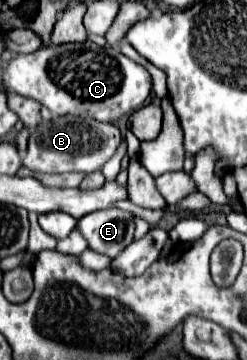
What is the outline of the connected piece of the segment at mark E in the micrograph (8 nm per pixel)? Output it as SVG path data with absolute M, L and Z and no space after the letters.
M119 208L95 210L79 220L79 230L87 238L89 248L115 258L133 242L135 216Z

